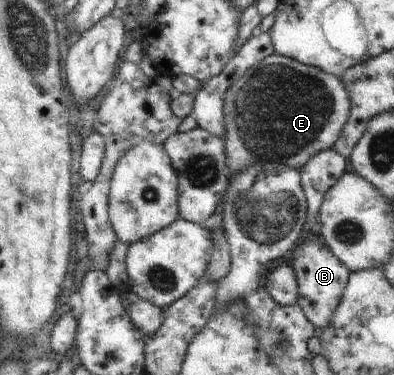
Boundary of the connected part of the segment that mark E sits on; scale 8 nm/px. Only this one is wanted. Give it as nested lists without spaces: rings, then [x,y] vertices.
[[[273,52],[263,61],[249,67],[245,74],[231,84],[224,95],[226,123],[223,140],[230,175],[235,175],[251,165],[257,165],[259,161],[303,169],[313,155],[333,148],[333,143],[345,127],[349,111],[349,91],[345,89],[345,83],[340,77]]]

